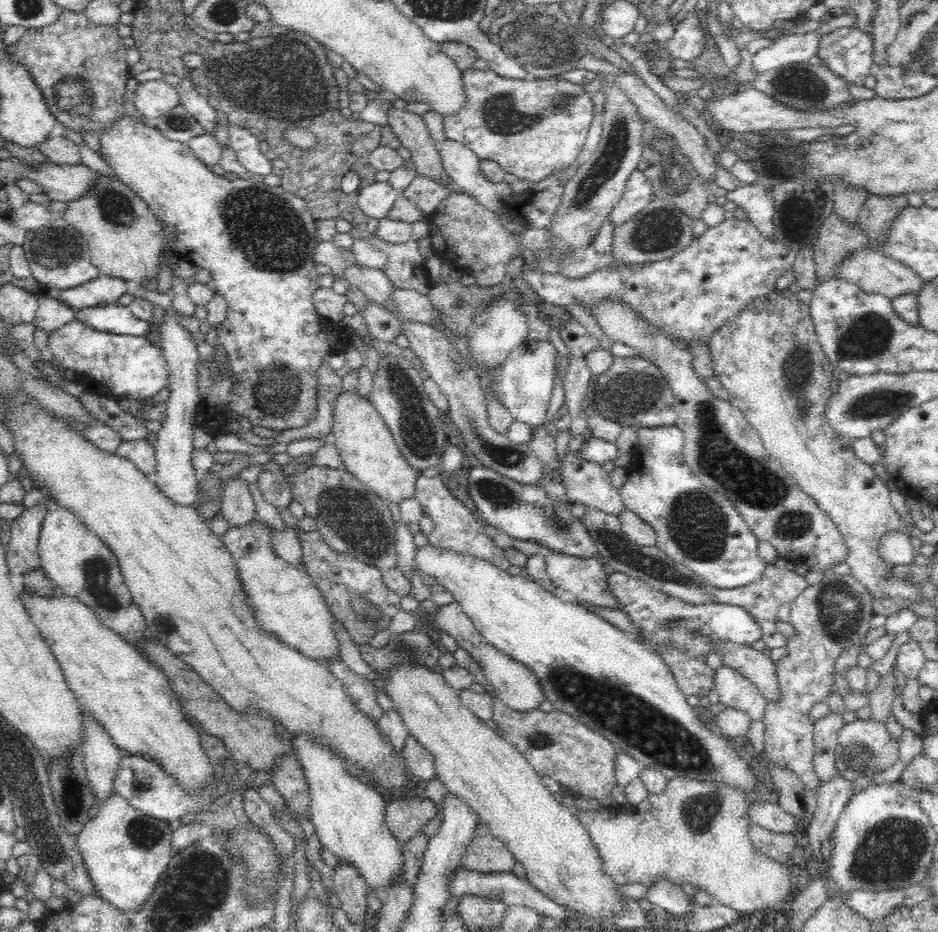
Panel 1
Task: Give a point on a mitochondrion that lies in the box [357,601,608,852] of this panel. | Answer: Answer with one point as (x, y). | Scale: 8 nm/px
(415, 648)

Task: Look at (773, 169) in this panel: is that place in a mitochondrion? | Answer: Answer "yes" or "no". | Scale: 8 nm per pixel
no

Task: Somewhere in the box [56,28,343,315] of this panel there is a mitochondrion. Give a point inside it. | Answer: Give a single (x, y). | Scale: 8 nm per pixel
(286, 79)

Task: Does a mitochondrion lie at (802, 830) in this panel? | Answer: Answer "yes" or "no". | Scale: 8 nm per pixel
no

